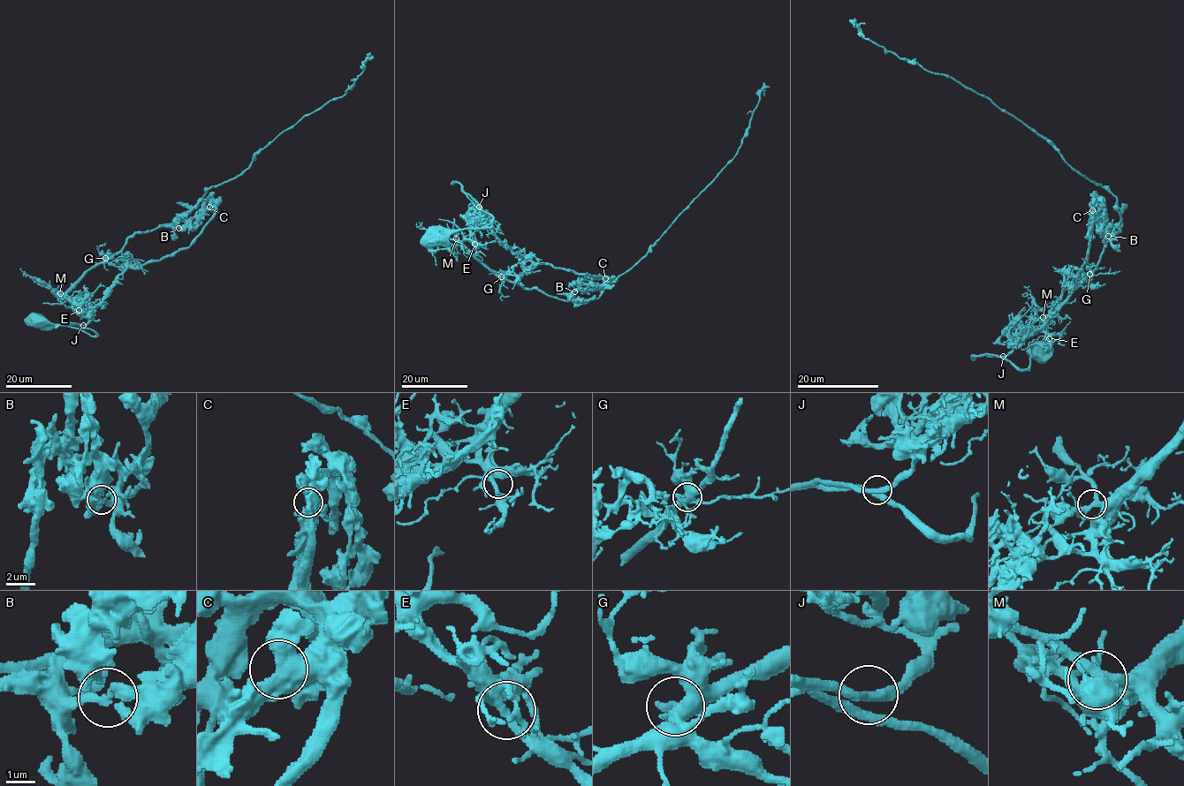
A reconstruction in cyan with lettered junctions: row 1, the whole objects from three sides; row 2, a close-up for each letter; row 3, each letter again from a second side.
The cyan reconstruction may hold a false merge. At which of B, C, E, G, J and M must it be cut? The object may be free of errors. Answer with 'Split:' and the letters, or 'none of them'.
Split: B

